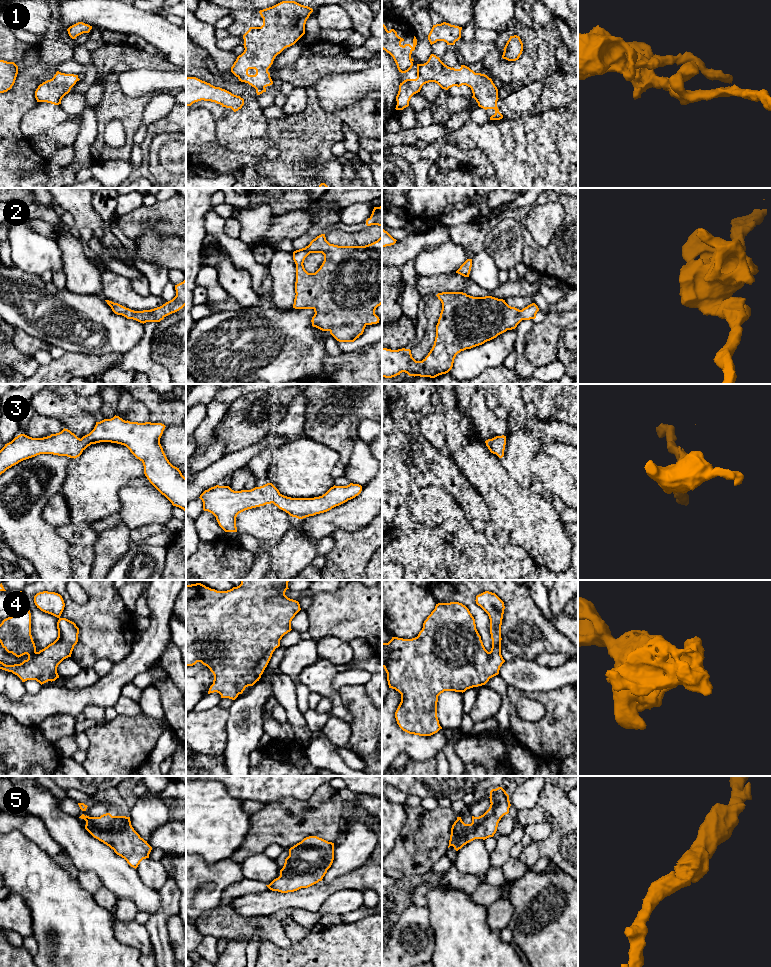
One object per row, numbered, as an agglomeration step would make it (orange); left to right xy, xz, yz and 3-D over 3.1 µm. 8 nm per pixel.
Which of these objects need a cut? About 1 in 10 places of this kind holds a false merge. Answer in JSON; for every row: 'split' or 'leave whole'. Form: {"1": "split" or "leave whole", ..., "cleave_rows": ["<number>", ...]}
{"1": "leave whole", "2": "leave whole", "3": "leave whole", "4": "leave whole", "5": "leave whole", "cleave_rows": []}

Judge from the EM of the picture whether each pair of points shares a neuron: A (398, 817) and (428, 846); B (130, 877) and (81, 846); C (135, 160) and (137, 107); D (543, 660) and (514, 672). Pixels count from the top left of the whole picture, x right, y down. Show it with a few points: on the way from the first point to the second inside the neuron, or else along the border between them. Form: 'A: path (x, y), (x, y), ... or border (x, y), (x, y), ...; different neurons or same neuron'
A: border (406, 806), (406, 822), (394, 844); different neurons
B: path (118, 876), (101, 859), (93, 855); same neuron
C: border (134, 143), (128, 160); different neurons
D: border (534, 660), (541, 665), (549, 667), (559, 666); different neurons

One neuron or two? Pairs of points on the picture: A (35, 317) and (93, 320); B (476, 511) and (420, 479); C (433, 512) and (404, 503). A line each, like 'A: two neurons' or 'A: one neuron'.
A: one neuron
B: two neurons
C: one neuron

